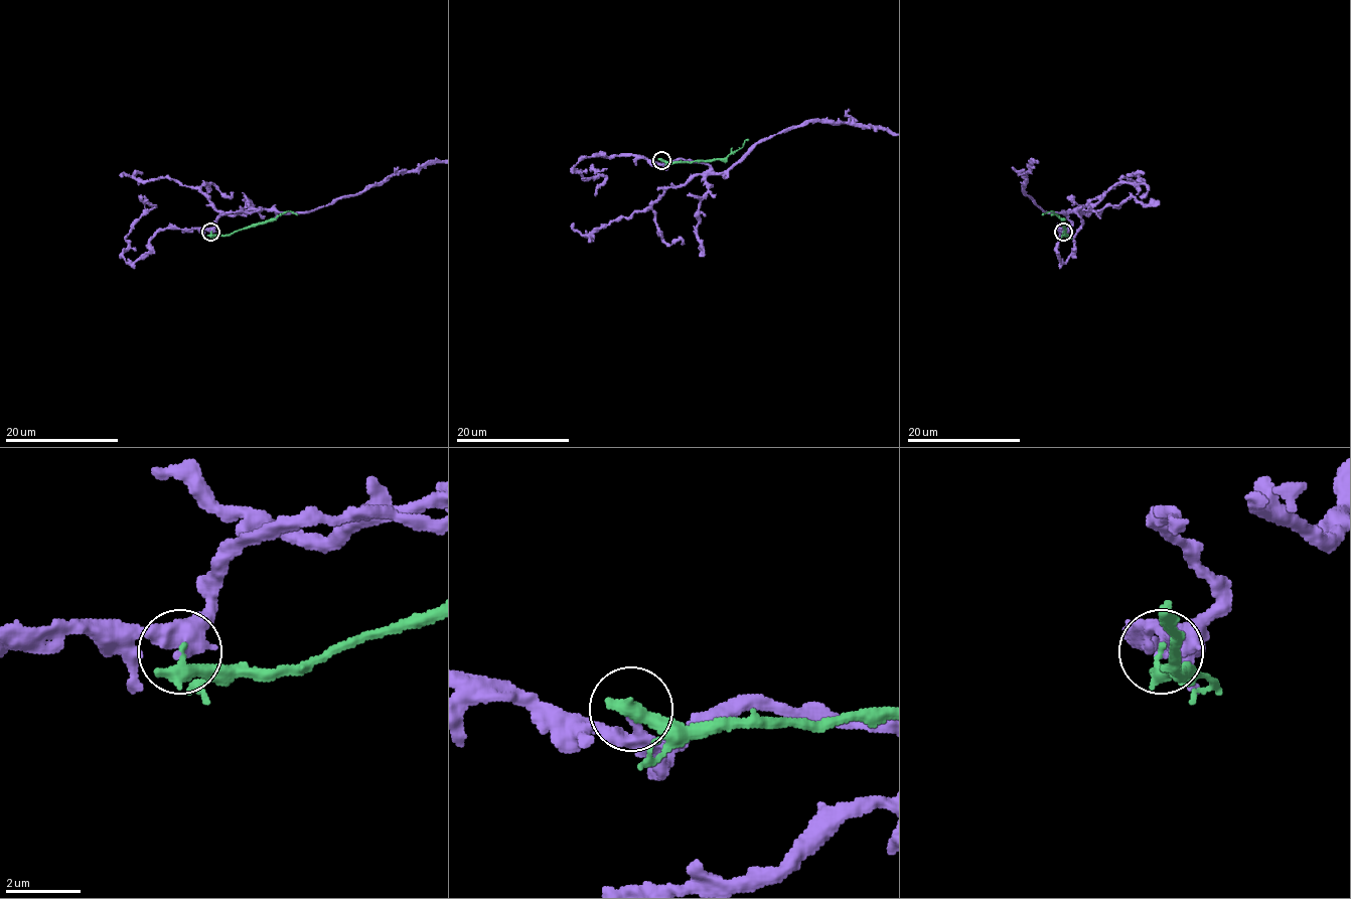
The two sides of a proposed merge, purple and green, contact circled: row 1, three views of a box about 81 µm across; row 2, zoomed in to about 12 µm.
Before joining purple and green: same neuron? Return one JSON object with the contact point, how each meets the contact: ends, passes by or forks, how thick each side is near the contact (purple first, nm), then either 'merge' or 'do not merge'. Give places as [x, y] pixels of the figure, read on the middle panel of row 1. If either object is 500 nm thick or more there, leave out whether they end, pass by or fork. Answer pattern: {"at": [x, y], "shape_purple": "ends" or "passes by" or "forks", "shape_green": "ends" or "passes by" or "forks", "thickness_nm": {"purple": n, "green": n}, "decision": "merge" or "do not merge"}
{"at": [661, 160], "shape_purple": "ends", "shape_green": "ends", "thickness_nm": {"purple": 300, "green": 420}, "decision": "do not merge"}

